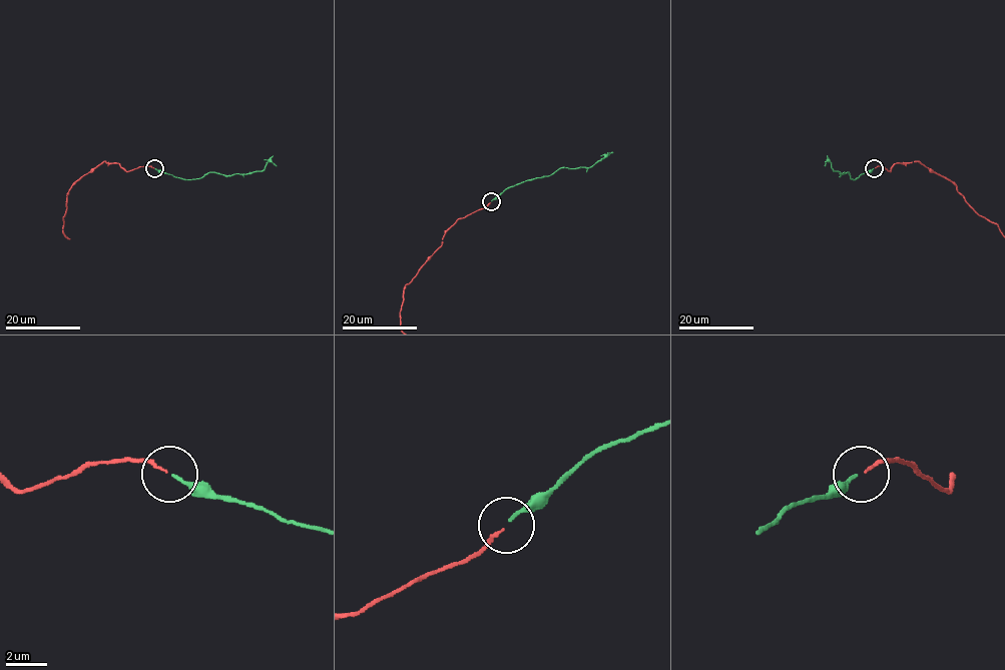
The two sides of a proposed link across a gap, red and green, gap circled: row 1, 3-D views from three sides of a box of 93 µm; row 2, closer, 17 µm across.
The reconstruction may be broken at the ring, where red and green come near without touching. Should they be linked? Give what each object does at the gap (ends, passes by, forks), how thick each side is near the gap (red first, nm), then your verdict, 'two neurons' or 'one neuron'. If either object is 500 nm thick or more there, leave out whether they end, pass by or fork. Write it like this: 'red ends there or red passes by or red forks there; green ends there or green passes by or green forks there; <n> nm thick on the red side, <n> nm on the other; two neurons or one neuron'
red ends there; green ends there; 130 nm thick on the red side, 150 nm on the other; one neuron

